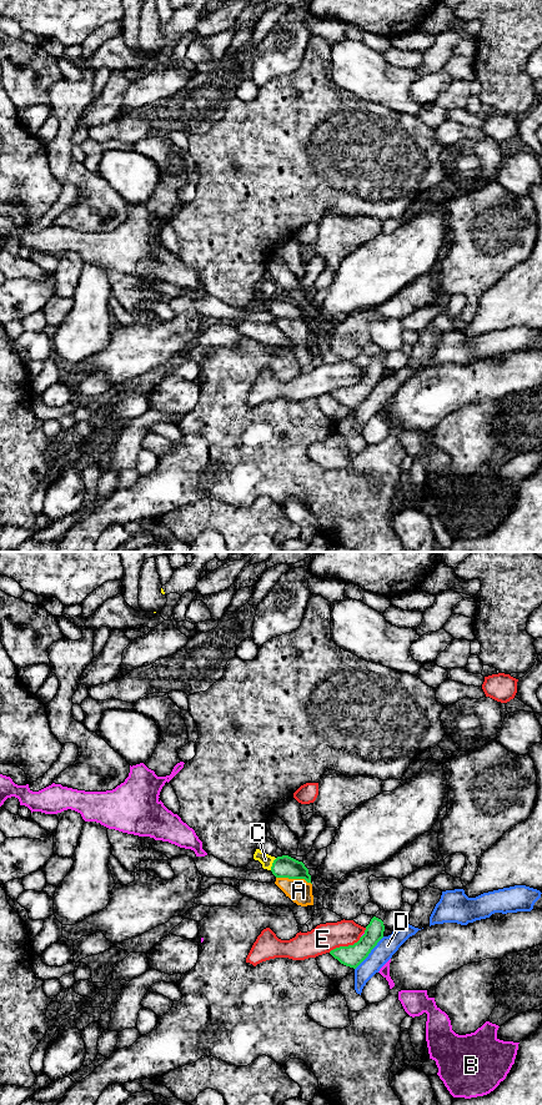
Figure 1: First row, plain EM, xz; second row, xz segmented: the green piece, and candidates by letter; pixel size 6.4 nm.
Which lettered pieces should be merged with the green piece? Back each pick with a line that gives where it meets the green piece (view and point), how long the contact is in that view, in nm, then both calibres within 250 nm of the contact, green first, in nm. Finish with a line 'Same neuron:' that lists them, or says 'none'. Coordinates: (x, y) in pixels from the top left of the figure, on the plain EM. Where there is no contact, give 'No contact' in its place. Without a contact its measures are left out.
C: Touches green at xz (272, 305). Shared border 90 nm. Thickness 140 nm (green) against 80 nm
Same neuron: C

